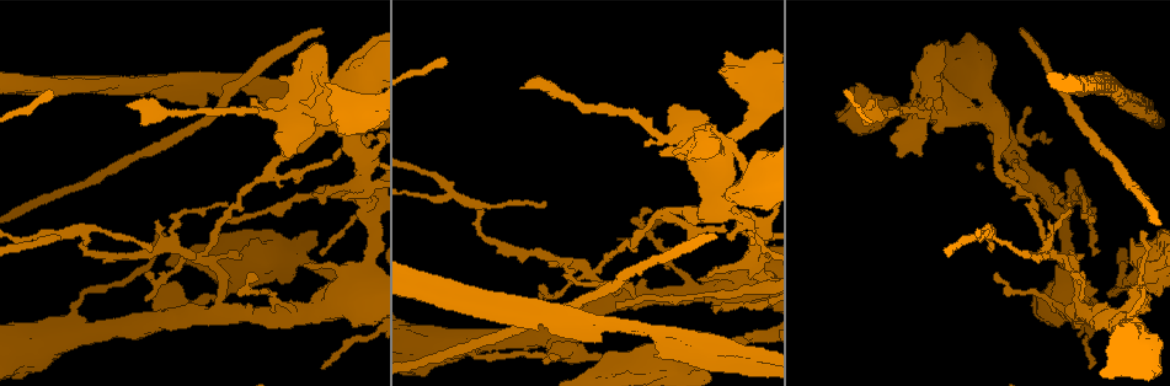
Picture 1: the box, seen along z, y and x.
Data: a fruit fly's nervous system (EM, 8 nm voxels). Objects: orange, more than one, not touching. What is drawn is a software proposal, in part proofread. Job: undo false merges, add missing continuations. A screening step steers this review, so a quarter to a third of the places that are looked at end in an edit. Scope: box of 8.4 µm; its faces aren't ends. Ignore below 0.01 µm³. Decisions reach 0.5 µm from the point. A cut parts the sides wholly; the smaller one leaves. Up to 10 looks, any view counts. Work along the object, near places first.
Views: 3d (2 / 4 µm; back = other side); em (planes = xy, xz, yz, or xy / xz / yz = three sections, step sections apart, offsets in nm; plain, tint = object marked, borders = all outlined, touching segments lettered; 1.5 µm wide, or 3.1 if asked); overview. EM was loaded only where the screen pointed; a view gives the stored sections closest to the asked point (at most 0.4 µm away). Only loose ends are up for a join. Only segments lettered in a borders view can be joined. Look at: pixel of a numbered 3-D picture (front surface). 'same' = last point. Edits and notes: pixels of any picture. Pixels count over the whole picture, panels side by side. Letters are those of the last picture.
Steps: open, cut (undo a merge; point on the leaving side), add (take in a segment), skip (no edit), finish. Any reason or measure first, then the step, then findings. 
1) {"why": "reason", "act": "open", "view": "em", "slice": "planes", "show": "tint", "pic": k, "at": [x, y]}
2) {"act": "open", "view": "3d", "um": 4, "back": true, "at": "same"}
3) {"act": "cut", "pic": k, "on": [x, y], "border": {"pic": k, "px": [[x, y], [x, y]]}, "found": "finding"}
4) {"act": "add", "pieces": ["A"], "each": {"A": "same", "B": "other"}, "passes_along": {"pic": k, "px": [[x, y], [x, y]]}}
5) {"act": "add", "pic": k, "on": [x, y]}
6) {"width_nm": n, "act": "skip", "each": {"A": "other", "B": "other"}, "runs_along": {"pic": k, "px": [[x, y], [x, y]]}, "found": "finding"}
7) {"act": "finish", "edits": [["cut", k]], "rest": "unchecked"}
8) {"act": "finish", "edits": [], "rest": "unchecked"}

{"why": "an open end", "act": "open", "view": "em", "slice": "planes", "show": "plain", "pic": 1, "at": [715, 239]}

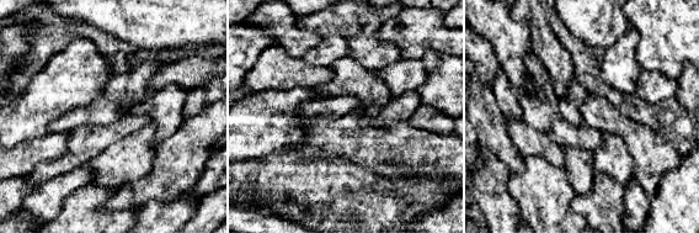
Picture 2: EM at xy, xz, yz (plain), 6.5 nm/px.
{"act": "open", "view": "em", "slice": "planes", "show": "borders", "at": "same"}

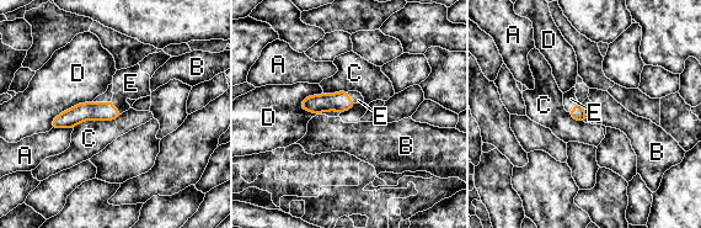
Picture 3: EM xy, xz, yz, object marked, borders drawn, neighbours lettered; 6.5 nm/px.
{"act": "add", "pieces": ["E"], "each": {"A": "other", "B": "other", "C": "other", "D": "other", "E": "same"}, "passes_along": {"pic": 3, "px": [[81, 112], [112, 107], [130, 83]]}, "found": "the neuron continues"}

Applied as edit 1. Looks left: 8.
{"why": "redraw", "act": "open", "view": "overview"}

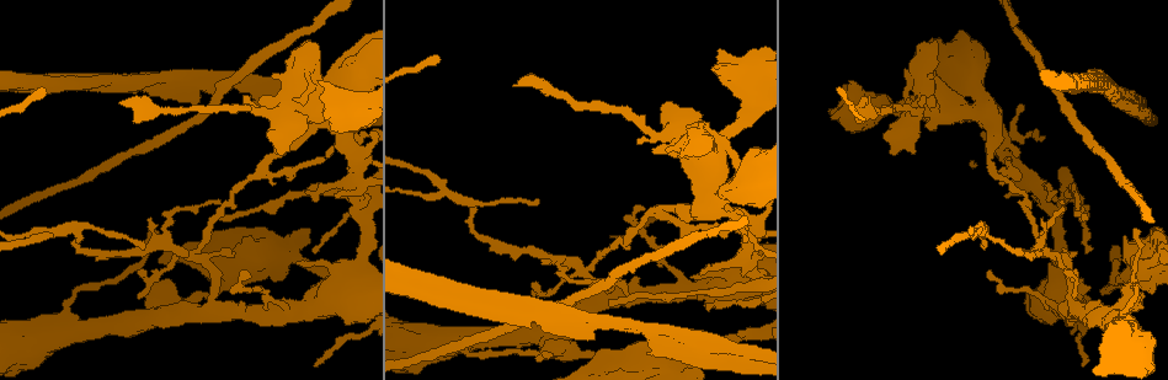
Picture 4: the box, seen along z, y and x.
{"why": "free end", "act": "open", "view": "3d", "um": 2, "pic": 4, "at": [1074, 253]}

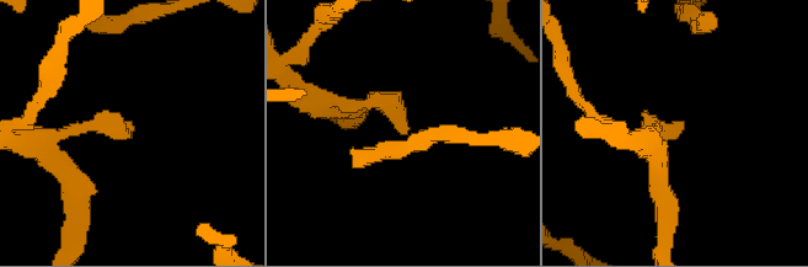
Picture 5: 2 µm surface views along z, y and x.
{"act": "open", "view": "em", "slice": "planes", "show": "borders", "pic": 5, "at": [131, 121]}

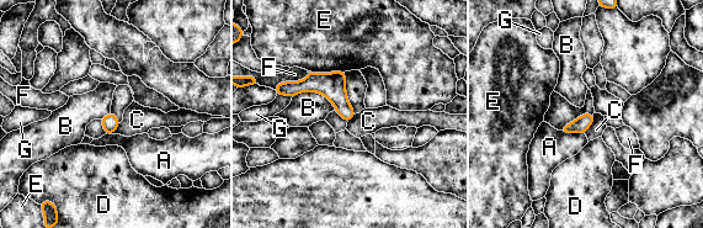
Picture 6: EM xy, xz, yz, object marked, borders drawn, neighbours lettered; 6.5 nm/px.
{"act": "skip", "each": {"A": "other", "B": "other", "C": "other", "D": "other", "E": "other", "F": "other", "G": "other"}, "found": "no lettered segment goes on from it"}

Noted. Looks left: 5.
{"act": "open", "view": "3d", "um": 4, "pic": 4, "at": [345, 140]}

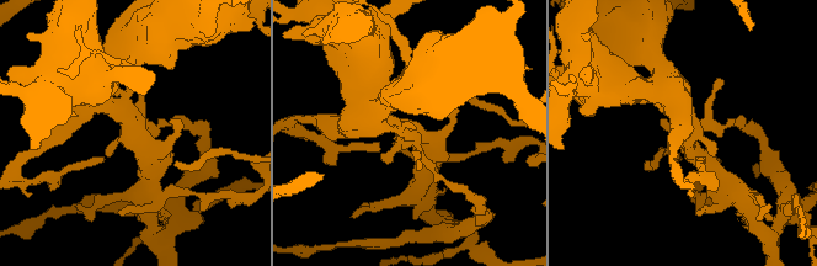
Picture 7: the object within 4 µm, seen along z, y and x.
{"why": "need the tissue", "act": "open", "view": "em", "slice": "xz", "step": 4, "show": "tint", "pic": 7, "at": [135, 126]}

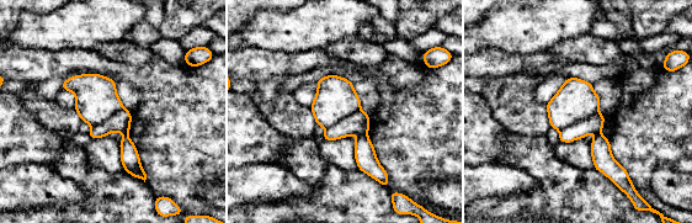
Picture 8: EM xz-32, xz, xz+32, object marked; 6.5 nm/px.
{"act": "open", "view": "em", "slice": "planes", "show": "borders", "at": "same"}

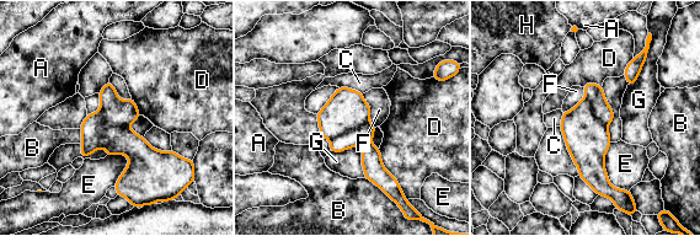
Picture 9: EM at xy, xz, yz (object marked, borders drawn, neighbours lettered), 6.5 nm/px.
{"width_nm": 280, "act": "cut", "pic": 9, "on": [363, 134], "each": {"A": "other", "B": "other", "C": "other", "D": "other", "E": "other", "F": "other", "G": "other", "H": "other"}, "border": {"pic": 9, "px": [[369, 122], [330, 139]]}, "found": "two neurons meet here"}

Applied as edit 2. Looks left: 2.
{"act": "finish", "edits": [["add", 3], ["cut", 9]], "rest": "unchecked"}

